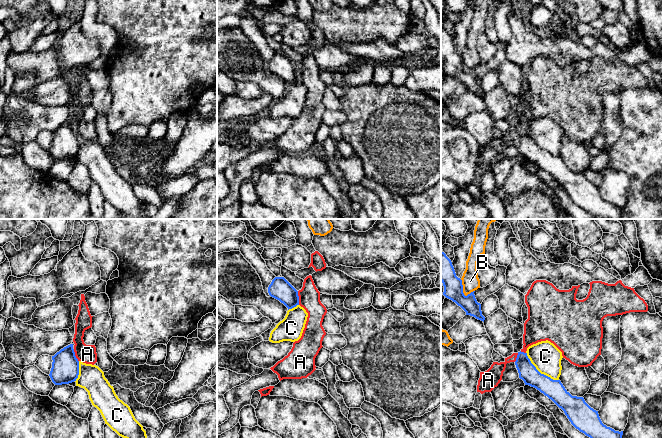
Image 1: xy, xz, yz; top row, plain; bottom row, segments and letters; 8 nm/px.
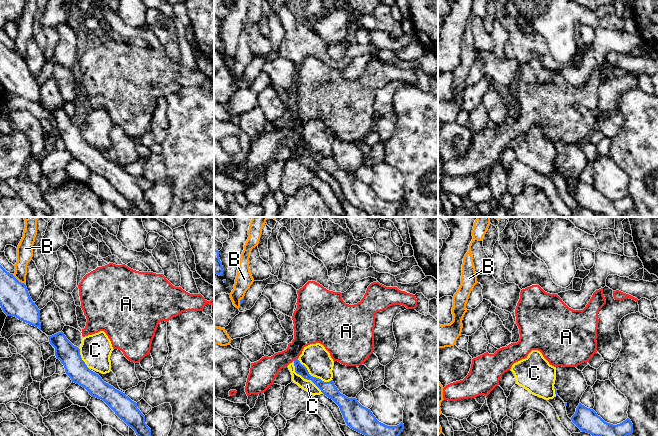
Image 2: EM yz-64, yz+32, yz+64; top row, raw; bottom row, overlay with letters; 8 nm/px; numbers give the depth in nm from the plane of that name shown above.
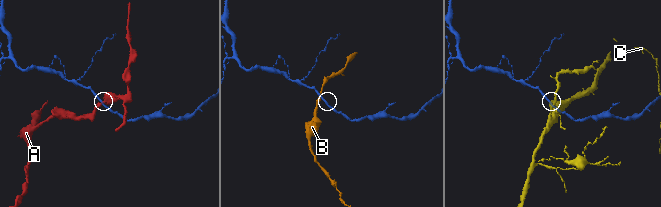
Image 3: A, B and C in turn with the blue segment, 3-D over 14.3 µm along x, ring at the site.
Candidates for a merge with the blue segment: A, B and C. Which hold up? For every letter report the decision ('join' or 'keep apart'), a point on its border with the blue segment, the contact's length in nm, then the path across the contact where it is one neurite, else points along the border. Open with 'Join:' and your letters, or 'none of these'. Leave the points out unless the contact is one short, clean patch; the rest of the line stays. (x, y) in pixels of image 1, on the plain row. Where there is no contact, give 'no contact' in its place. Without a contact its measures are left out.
Join: none of these
A: keep apart; meets blue in xz at (298, 74); contact 110 nm long; border along xz (297, 67), (299, 80)
B: keep apart; meets blue in yz at (462, 68); contact 160 nm long; border along yz (460, 55), (465, 71), (474, 67)
C: keep apart; meets blue in yz at (538, 147); contact 340 nm long

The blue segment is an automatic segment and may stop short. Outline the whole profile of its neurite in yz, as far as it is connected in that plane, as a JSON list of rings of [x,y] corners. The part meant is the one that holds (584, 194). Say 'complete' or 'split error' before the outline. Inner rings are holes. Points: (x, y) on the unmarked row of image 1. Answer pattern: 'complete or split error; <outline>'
complete; [[[518,128],[515,141],[519,154],[524,157],[525,161],[536,164],[551,175],[564,187],[571,200],[580,208],[595,218],[620,219],[623,207],[615,207],[604,201],[598,187],[591,184],[583,173],[572,172],[560,156],[553,156],[541,150],[531,139],[527,129]]]

